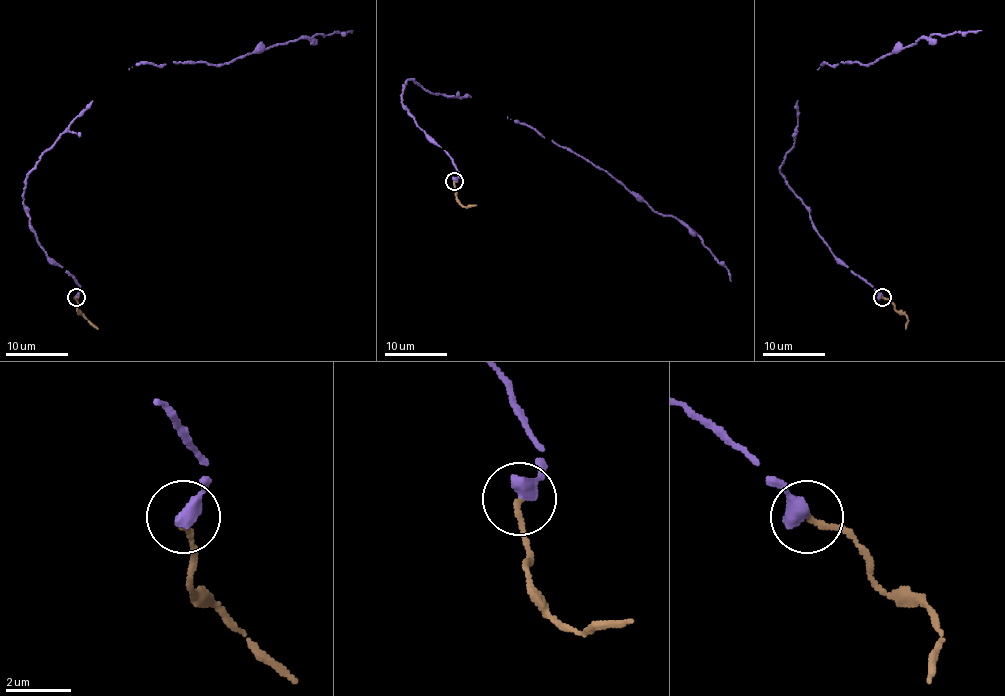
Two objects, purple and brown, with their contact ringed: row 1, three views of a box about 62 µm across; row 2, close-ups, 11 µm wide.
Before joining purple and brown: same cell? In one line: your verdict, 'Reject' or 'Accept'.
Accept

